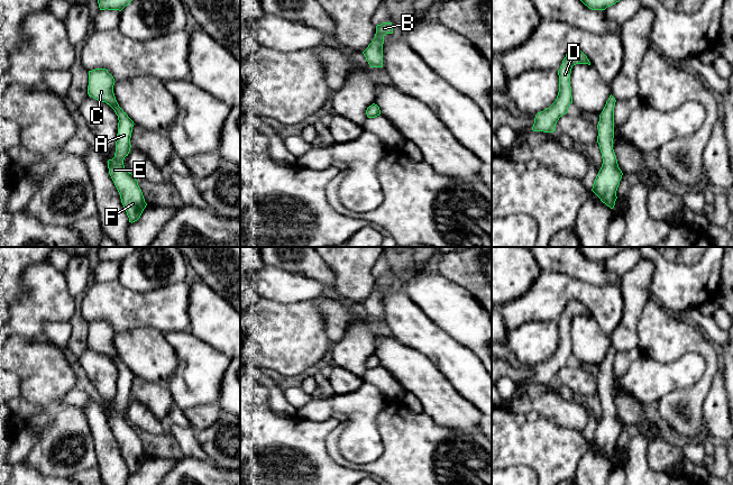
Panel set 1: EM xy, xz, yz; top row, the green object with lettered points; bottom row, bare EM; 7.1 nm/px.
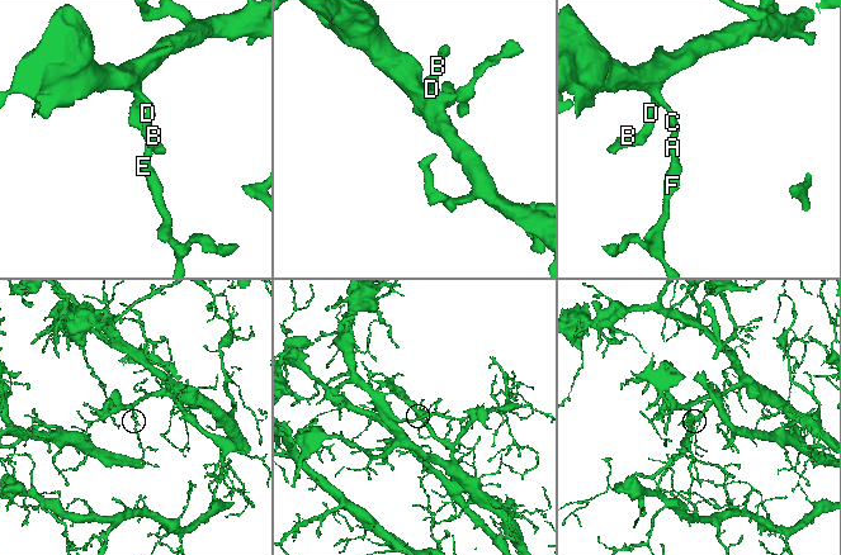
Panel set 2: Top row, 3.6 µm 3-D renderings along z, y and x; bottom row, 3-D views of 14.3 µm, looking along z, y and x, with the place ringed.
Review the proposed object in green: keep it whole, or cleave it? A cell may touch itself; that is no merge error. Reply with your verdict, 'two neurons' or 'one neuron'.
one neuron

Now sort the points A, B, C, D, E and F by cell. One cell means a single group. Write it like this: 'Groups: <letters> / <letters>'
Groups: A B C D E F

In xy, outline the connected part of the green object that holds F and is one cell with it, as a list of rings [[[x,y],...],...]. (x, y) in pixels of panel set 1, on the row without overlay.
[[[106,320],[89,322],[88,346],[98,353],[109,356],[118,367],[116,404],[114,409],[108,412],[108,420],[120,446],[121,455],[127,464],[129,474],[132,475],[140,469],[147,455],[145,454],[138,432],[123,417],[123,411],[128,408],[131,400],[130,390],[135,375],[116,351],[113,345],[114,333],[113,328]]]

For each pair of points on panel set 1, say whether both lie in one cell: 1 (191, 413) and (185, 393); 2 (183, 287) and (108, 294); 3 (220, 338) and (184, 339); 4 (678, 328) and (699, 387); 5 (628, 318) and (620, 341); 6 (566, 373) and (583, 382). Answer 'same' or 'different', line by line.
1: different
2: same
3: different
4: same
5: same
6: same

